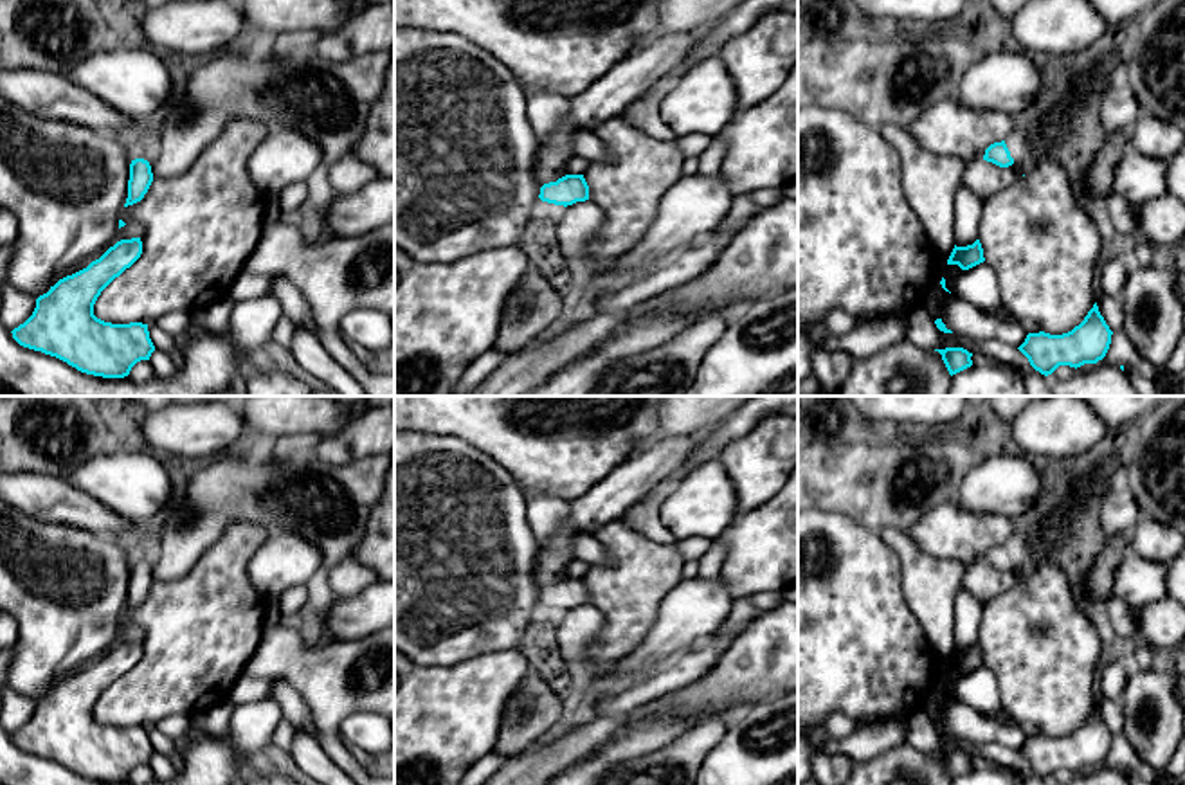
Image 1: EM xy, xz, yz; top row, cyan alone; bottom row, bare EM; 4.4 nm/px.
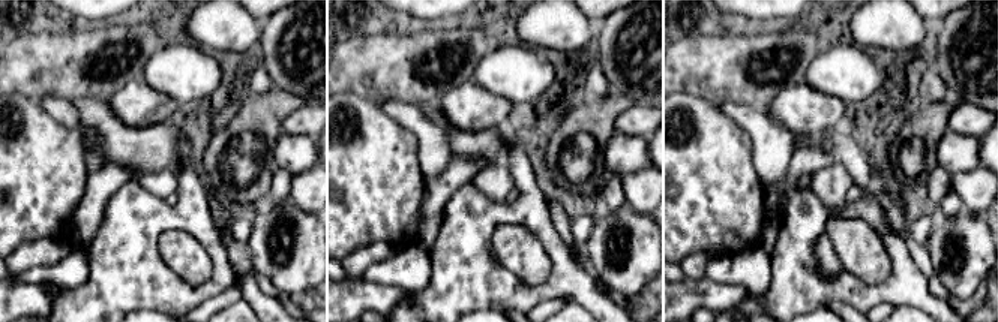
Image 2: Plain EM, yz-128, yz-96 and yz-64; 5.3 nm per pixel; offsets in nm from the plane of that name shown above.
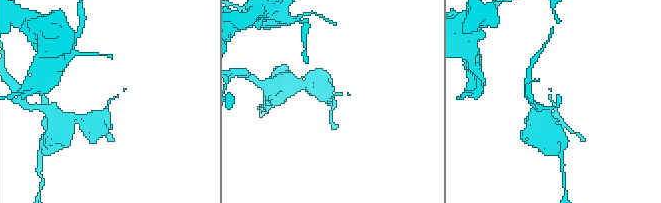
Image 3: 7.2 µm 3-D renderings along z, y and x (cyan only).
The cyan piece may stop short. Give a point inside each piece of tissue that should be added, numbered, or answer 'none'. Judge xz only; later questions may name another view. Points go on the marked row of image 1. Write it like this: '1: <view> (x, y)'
1: xz (541, 209)

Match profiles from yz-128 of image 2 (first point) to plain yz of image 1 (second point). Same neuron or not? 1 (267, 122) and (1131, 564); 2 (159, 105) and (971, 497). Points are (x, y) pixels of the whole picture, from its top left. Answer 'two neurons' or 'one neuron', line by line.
1: two neurons
2: two neurons

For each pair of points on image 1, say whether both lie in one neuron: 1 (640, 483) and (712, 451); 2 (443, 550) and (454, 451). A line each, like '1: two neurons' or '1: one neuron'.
1: two neurons
2: one neuron

